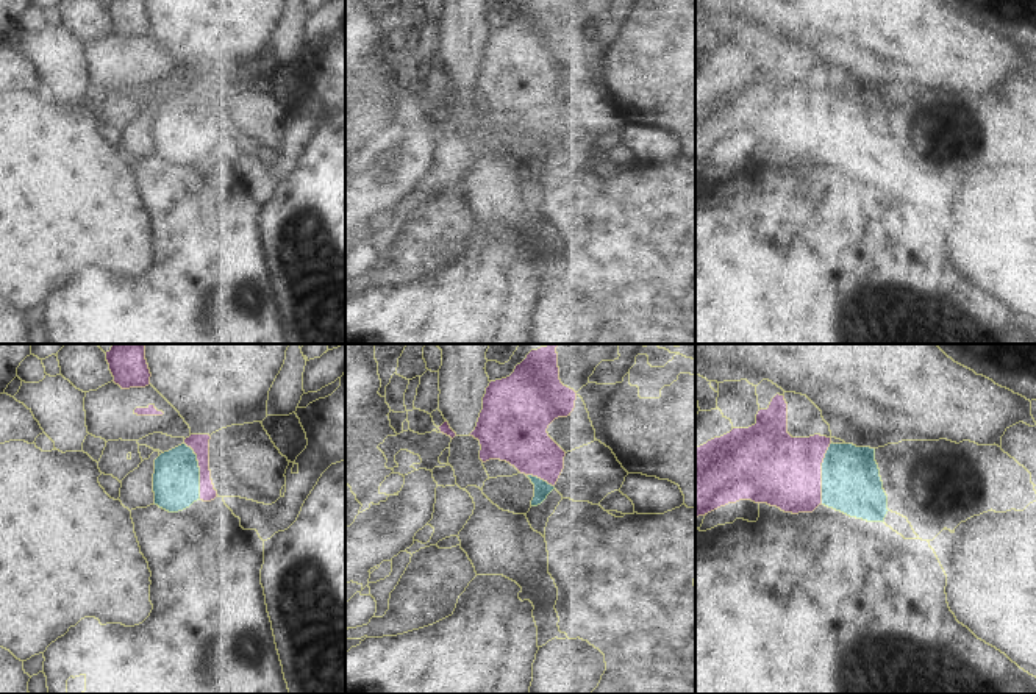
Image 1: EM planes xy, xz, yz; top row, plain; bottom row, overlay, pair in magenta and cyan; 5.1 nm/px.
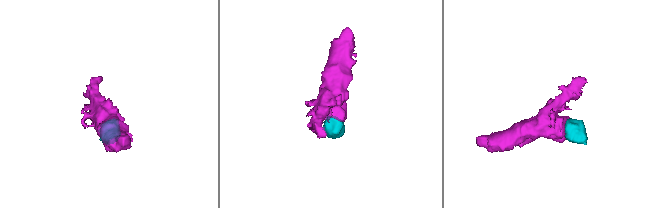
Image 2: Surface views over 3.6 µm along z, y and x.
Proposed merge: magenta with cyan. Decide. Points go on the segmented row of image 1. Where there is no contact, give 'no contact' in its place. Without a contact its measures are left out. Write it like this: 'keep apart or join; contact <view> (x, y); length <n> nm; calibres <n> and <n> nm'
join; contact yz (821, 474); length 320 nm; calibres 380 and 300 nm

